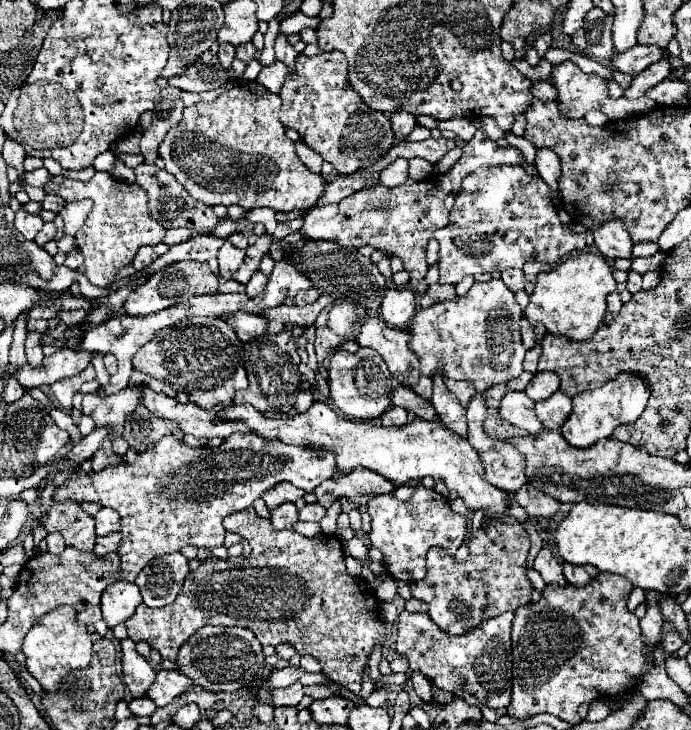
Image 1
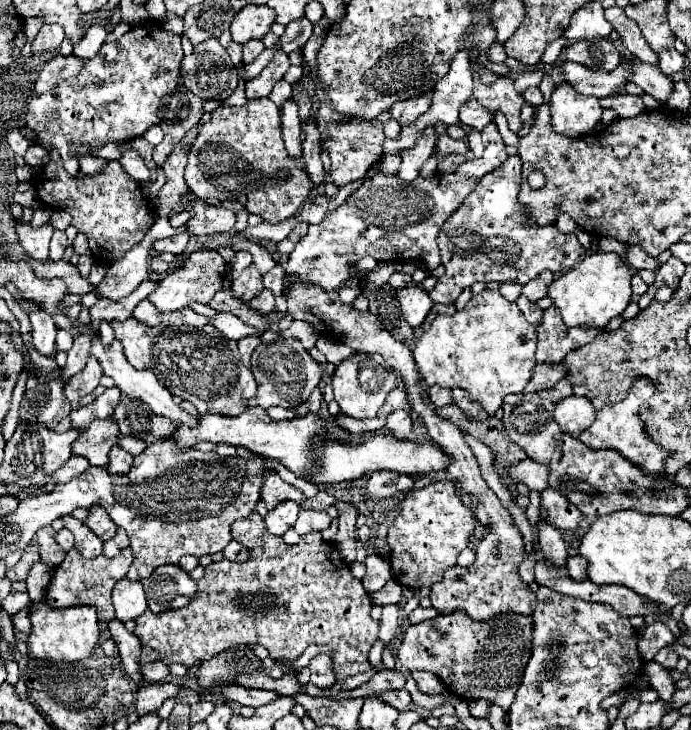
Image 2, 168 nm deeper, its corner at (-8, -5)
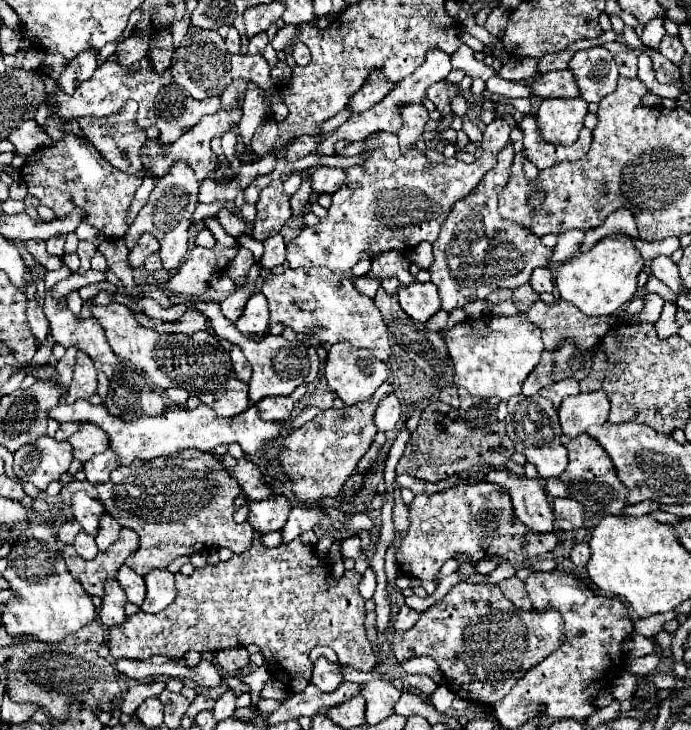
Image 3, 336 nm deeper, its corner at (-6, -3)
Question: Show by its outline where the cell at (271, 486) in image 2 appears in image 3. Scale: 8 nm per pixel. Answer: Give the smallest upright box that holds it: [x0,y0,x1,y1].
[218,454,274,500]

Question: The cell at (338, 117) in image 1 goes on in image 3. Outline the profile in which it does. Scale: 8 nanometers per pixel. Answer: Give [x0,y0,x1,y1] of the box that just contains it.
[312,168,344,194]

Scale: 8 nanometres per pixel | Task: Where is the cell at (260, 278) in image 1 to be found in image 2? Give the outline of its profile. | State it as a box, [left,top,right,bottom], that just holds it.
[248,290,274,314]

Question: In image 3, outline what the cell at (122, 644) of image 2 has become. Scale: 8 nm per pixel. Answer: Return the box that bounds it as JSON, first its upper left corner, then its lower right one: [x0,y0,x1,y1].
[100,578,126,628]

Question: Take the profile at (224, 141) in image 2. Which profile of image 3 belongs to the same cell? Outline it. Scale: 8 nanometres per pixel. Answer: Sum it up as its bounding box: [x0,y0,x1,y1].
[252,180,292,242]

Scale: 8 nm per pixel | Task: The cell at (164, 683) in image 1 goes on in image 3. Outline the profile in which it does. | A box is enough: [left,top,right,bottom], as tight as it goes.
[120,680,164,714]

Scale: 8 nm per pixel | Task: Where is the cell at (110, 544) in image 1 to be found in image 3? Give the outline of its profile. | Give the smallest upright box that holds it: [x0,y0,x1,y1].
[96,512,120,550]

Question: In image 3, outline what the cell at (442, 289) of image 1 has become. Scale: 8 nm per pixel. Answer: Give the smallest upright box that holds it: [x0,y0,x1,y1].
[426,310,448,332]

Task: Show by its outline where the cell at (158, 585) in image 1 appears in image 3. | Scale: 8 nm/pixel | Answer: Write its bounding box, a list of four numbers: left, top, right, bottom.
[140,570,176,614]

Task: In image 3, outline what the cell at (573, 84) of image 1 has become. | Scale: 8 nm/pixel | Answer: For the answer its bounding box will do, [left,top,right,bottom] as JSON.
[536,98,588,146]

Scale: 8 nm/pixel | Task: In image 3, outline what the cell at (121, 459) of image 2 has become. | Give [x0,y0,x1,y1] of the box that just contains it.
[84,452,116,484]

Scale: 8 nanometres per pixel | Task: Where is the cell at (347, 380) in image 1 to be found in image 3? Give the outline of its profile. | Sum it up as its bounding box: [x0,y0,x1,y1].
[324,344,388,406]

